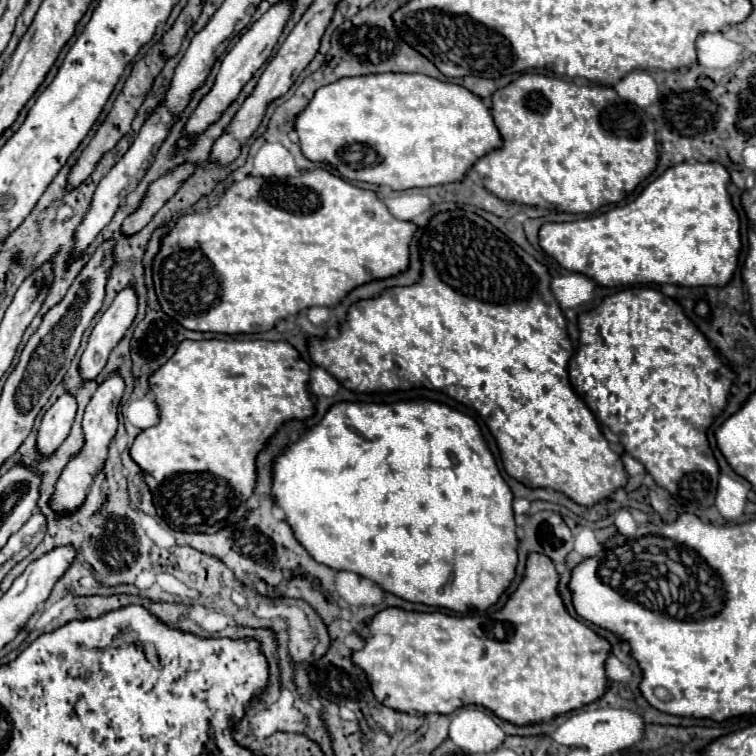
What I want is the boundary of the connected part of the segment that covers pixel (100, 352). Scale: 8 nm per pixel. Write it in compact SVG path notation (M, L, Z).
M126 287L124 291L120 291L116 295L114 303L100 317L100 321L96 323L96 327L90 333L88 345L86 345L86 349L80 357L80 365L78 365L82 383L88 383L100 375L110 351L124 337L126 329L132 325L136 311L138 311L136 291L132 287Z

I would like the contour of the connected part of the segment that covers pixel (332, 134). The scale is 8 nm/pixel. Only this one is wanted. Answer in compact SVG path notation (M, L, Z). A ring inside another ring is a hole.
M376 73L360 77L342 77L320 87L310 103L296 115L296 133L306 159L328 163L342 177L386 185L394 191L412 187L444 185L464 179L466 171L484 153L500 147L500 133L492 121L490 109L468 89L444 83L420 73Z

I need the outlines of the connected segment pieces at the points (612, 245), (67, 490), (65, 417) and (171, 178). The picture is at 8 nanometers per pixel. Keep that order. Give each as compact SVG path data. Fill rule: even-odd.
M678 163L650 181L638 197L626 205L572 223L544 223L538 231L538 243L560 267L582 273L604 287L634 283L724 287L736 271L740 253L740 219L726 191L728 181L730 175L720 163Z
M110 375L94 393L94 397L90 399L86 411L84 411L84 419L82 419L82 431L84 431L84 445L82 449L70 457L68 465L64 467L62 475L58 477L56 485L54 485L54 493L48 499L50 509L56 513L56 517L66 517L72 515L78 507L82 507L82 503L86 501L86 491L92 485L94 477L104 469L104 461L108 455L108 445L116 433L118 427L118 403L122 399L124 393L124 381L120 375Z
M68 393L60 395L60 399L44 413L36 433L36 447L42 459L50 457L68 437L74 415L76 415L76 401Z
M182 163L178 167L174 167L172 171L168 171L166 175L158 177L156 181L152 181L146 189L146 195L140 203L140 207L130 213L124 223L122 223L122 233L124 235L134 235L138 233L146 223L150 223L150 219L156 215L158 209L162 209L162 205L180 189L180 185L196 171L196 167L192 163Z

